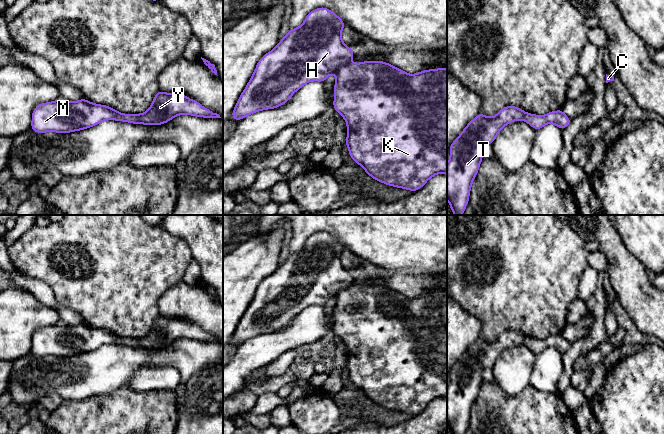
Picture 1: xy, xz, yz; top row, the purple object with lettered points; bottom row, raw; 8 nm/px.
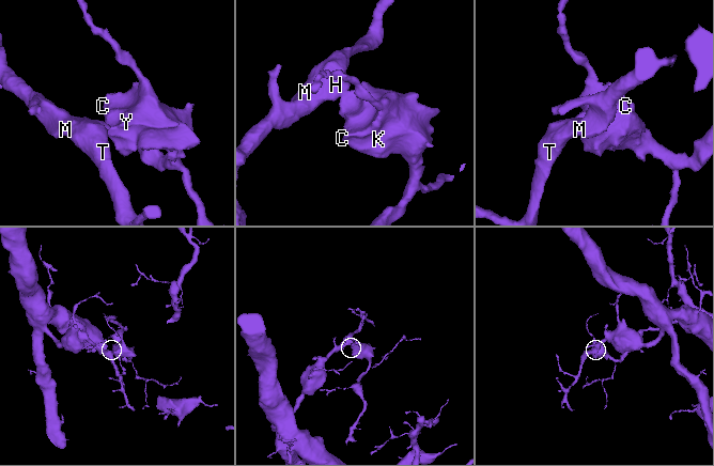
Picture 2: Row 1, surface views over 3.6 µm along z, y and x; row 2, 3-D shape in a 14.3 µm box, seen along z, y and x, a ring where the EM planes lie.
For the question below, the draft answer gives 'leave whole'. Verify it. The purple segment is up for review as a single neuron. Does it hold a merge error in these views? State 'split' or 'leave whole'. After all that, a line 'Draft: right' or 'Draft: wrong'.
split
Draft: wrong

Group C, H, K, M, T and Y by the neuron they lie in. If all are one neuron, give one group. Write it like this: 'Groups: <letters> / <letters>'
Groups: C K Y / H M T

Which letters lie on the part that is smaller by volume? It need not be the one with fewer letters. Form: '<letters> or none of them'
C, K, Y

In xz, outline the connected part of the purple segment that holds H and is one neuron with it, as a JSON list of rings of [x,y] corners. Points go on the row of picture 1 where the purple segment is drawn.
[[[320,7],[308,13],[302,25],[290,29],[278,45],[259,60],[231,118],[239,121],[257,111],[277,108],[306,83],[325,82],[331,73],[336,73],[340,67],[349,64],[354,50],[342,41],[344,26],[344,21],[328,8]]]

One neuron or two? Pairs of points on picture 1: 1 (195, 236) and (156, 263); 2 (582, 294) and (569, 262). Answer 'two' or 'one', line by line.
1: two
2: two

